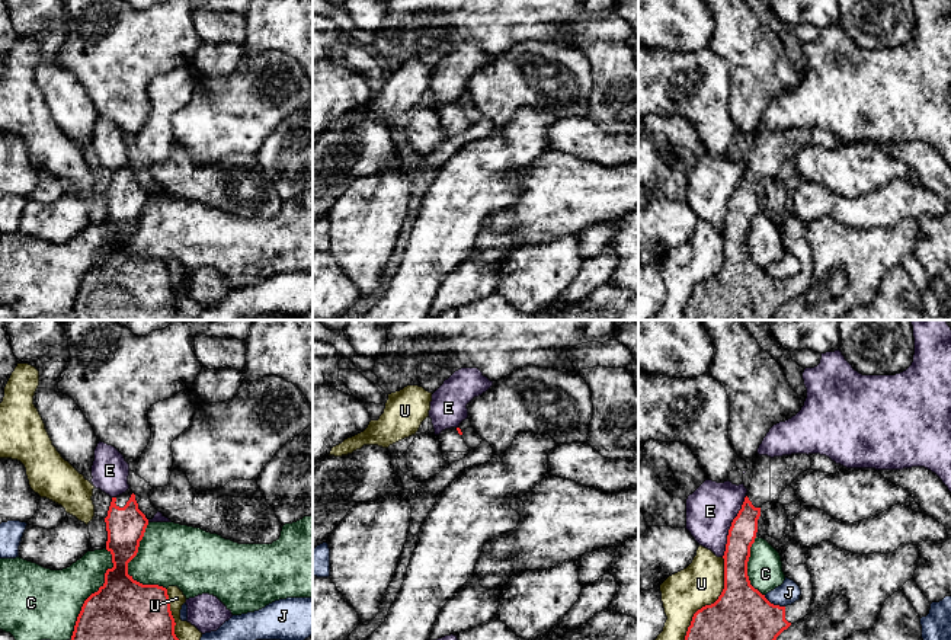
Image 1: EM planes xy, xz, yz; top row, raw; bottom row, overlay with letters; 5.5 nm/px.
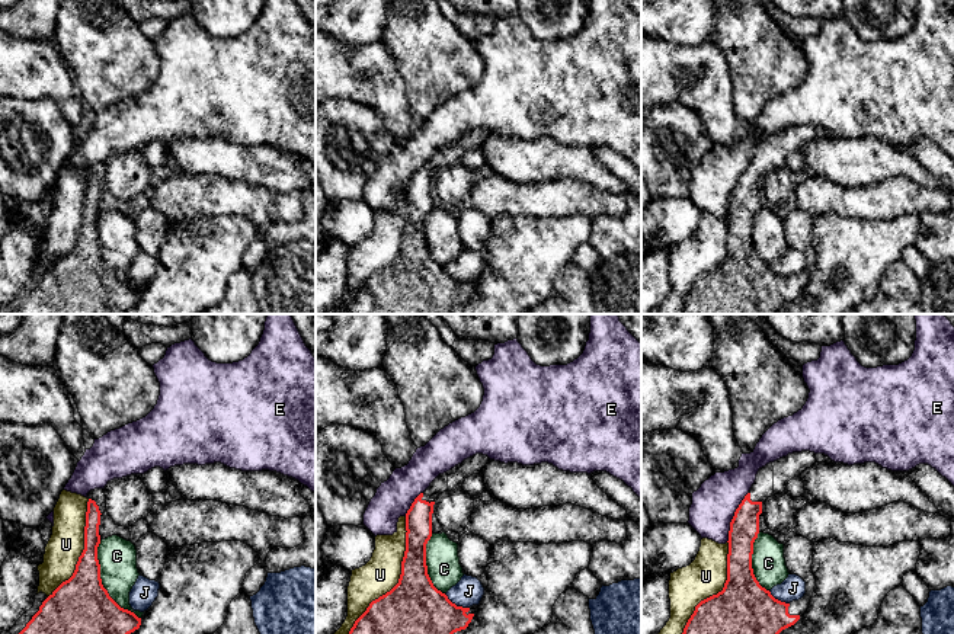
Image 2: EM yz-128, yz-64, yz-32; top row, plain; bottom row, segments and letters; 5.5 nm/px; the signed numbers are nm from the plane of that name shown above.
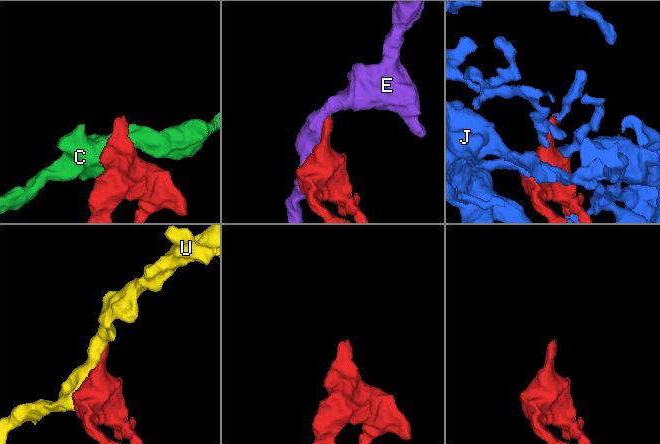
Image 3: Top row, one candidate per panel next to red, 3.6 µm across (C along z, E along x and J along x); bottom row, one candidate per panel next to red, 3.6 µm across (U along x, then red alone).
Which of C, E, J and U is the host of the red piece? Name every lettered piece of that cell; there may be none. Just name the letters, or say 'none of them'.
none of them

